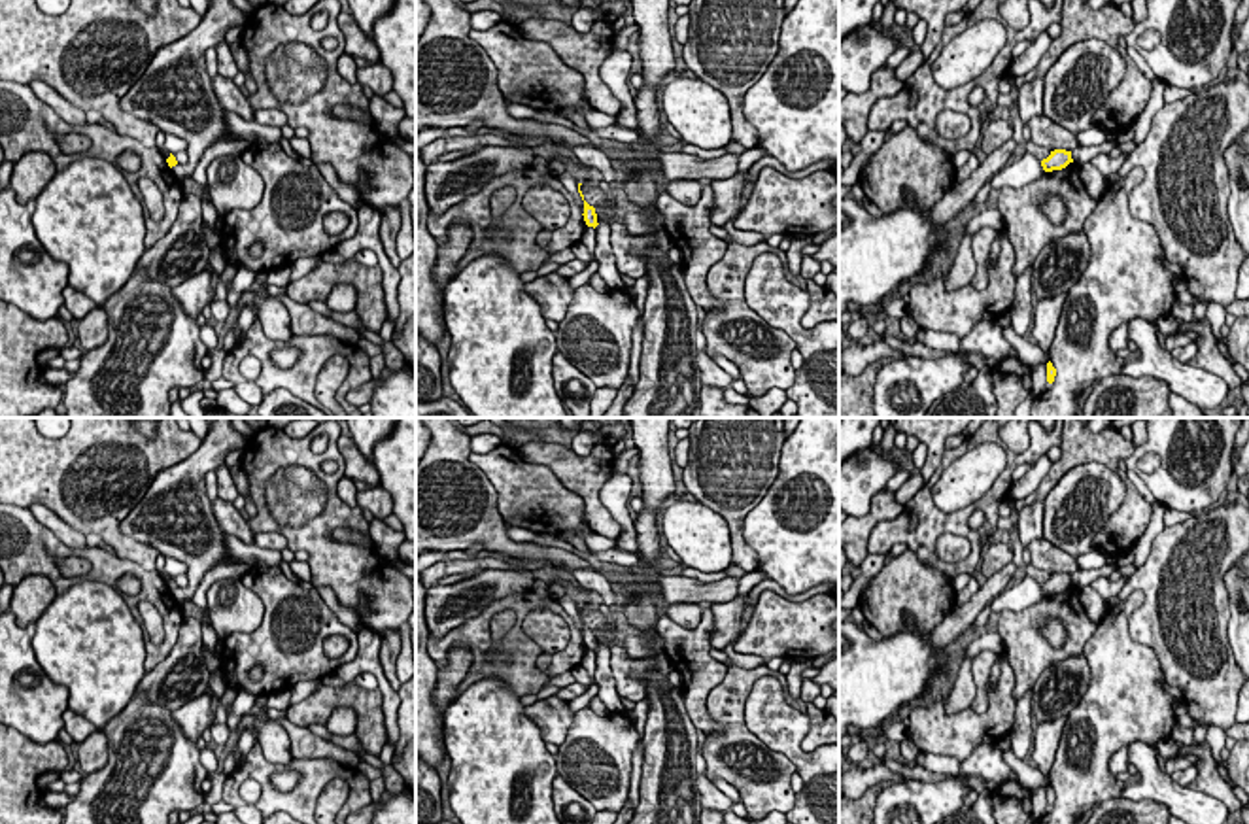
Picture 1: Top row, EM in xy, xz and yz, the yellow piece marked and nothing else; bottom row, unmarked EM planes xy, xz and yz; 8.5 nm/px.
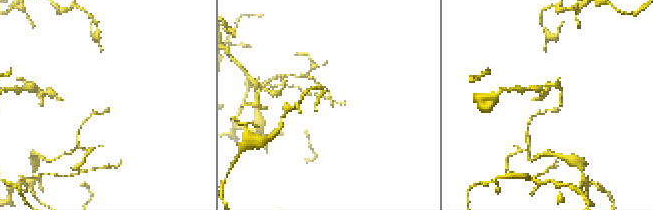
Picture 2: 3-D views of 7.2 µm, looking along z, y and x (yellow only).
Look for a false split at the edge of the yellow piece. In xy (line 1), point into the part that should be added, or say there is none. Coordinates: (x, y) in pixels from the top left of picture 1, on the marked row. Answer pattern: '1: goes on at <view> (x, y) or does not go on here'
1: does not go on here

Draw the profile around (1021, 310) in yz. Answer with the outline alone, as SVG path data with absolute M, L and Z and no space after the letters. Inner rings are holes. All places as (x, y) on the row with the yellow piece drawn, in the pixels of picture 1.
M1028 266L1020 278L1017 278L1015 300L1009 308L1011 312L1011 327L1013 331L1022 336L1032 321L1034 306L1032 306L1032 270Z

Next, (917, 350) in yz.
M882 336L884 344L888 344L894 350L899 350L905 355L913 355L913 357L922 357L922 359L937 359L937 357L947 357L952 352L939 352L933 348L928 348L920 342L915 344L907 344L905 340L894 338L894 336Z

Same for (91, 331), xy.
M96 306L83 319L76 321L76 336L83 352L94 350L108 340L108 314L102 306Z

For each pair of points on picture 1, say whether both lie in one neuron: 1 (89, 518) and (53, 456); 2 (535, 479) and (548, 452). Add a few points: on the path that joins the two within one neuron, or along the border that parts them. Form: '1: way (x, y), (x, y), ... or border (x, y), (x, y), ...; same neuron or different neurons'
1: way (89, 503), (85, 488), (68, 471); same neuron
2: border (516, 452), (528, 462), (543, 463), (575, 494); different neurons

